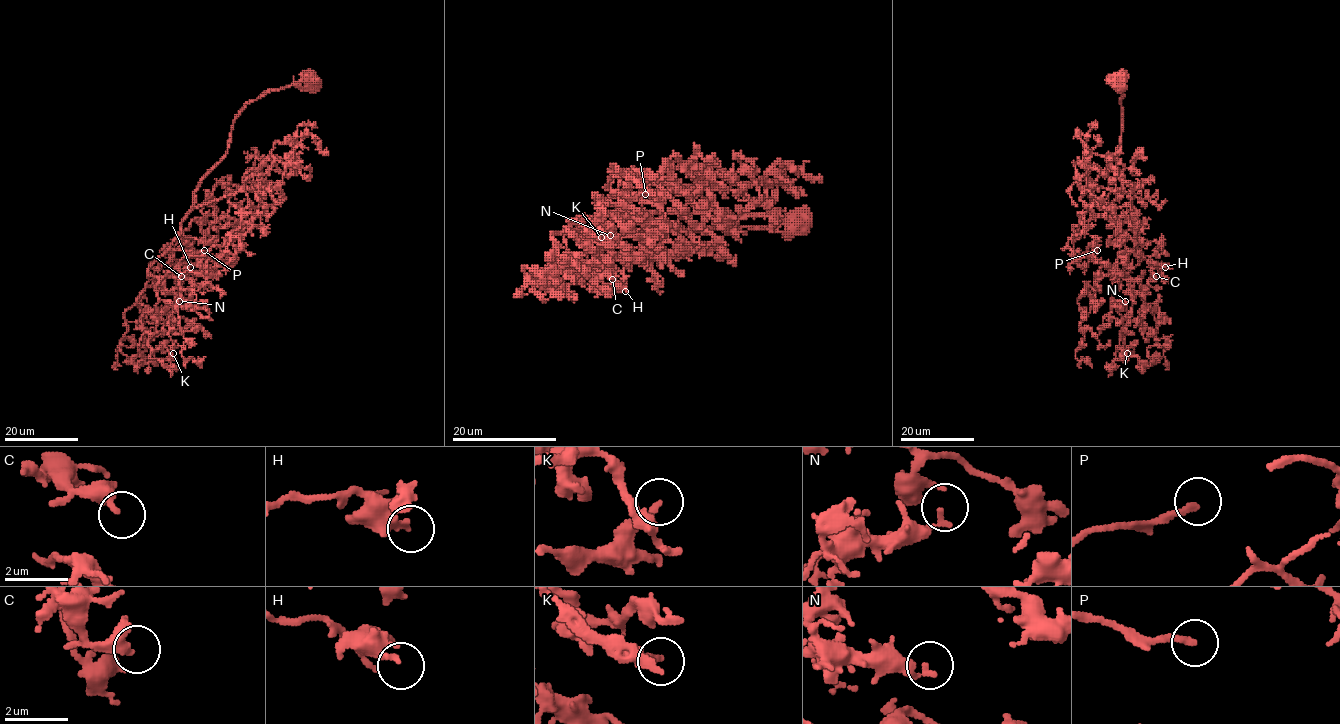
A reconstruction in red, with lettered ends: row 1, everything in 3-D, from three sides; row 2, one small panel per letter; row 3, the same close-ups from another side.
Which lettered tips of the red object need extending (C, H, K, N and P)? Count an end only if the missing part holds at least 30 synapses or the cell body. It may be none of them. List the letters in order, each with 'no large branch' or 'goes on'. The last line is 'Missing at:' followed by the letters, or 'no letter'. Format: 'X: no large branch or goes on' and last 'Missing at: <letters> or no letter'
C: no large branch
H: no large branch
K: no large branch
N: no large branch
P: goes on
Missing at: P

